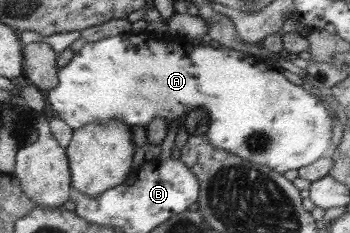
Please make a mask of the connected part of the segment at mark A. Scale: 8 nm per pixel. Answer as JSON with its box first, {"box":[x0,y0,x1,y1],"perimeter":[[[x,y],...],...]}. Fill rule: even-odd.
{"box":[45,31,333,174],"perimeter":[[[131,31],[125,34],[118,34],[116,36],[104,38],[95,42],[87,42],[80,47],[80,50],[74,53],[71,61],[62,68],[58,69],[57,77],[59,78],[58,85],[52,87],[45,92],[45,100],[48,105],[48,112],[51,116],[56,116],[60,120],[64,120],[72,131],[79,130],[90,123],[98,121],[104,123],[112,118],[124,121],[127,126],[133,128],[135,125],[142,125],[145,127],[148,123],[156,117],[166,117],[168,122],[178,119],[182,114],[188,114],[196,107],[202,107],[210,113],[210,122],[208,131],[206,132],[207,138],[210,143],[219,150],[226,150],[231,154],[236,154],[240,158],[244,158],[250,163],[256,165],[266,165],[274,169],[280,174],[284,174],[287,170],[294,170],[302,168],[303,166],[312,165],[318,158],[329,155],[332,151],[332,137],[333,137],[333,117],[326,110],[325,106],[318,100],[317,95],[313,95],[306,91],[300,85],[296,85],[288,80],[280,71],[272,66],[268,60],[252,56],[243,51],[236,49],[221,49],[210,46],[209,43],[203,41],[192,44],[192,38],[174,38],[174,36],[166,34],[163,39],[157,38],[152,33],[145,31],[140,34],[134,34]]]}

